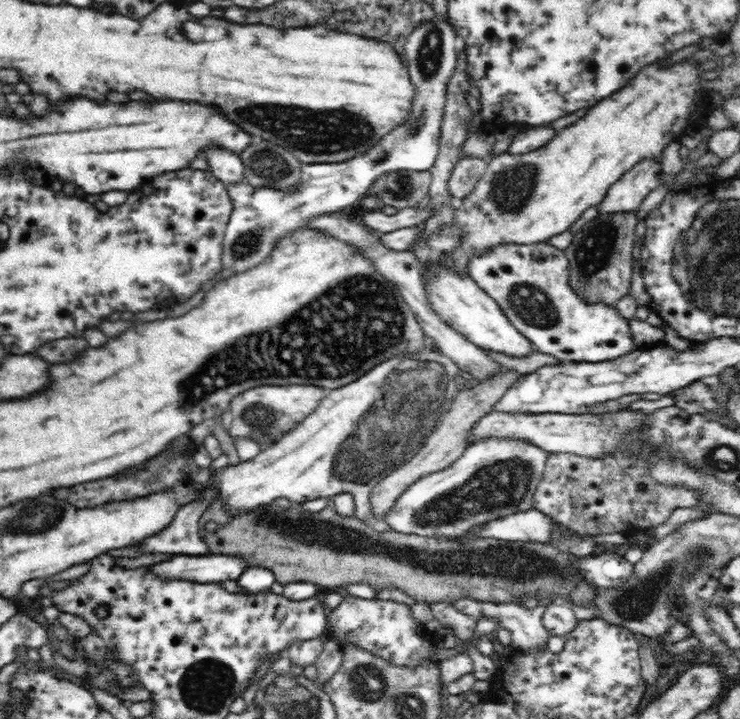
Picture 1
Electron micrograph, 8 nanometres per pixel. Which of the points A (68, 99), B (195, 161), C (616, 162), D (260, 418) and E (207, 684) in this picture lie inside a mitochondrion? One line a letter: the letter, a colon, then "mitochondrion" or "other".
A: other
B: other
C: other
D: mitochondrion
E: mitochondrion

